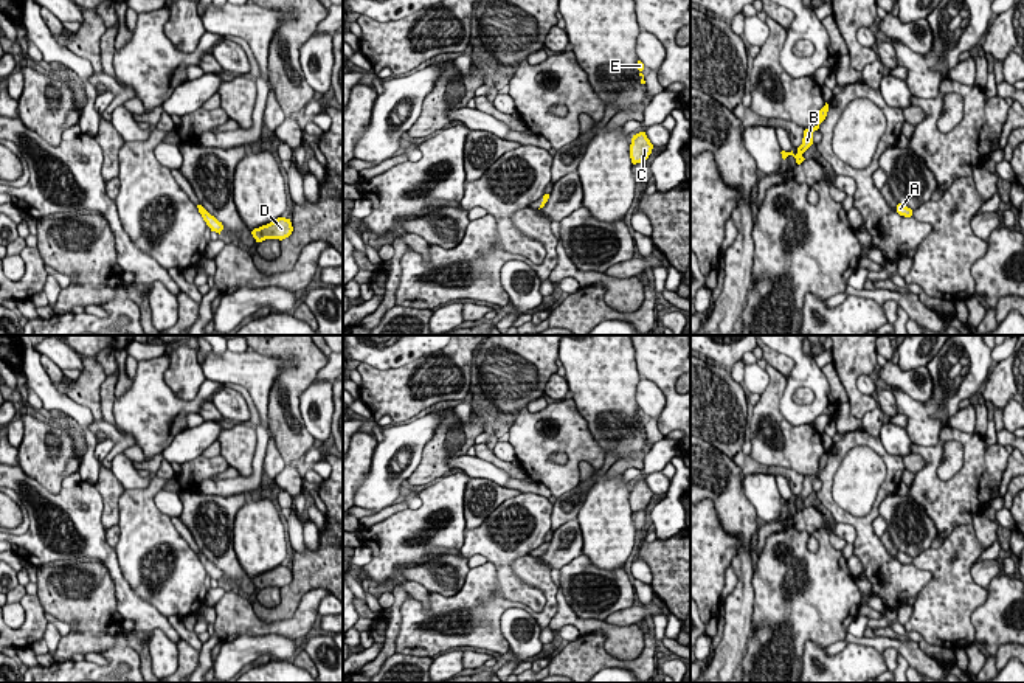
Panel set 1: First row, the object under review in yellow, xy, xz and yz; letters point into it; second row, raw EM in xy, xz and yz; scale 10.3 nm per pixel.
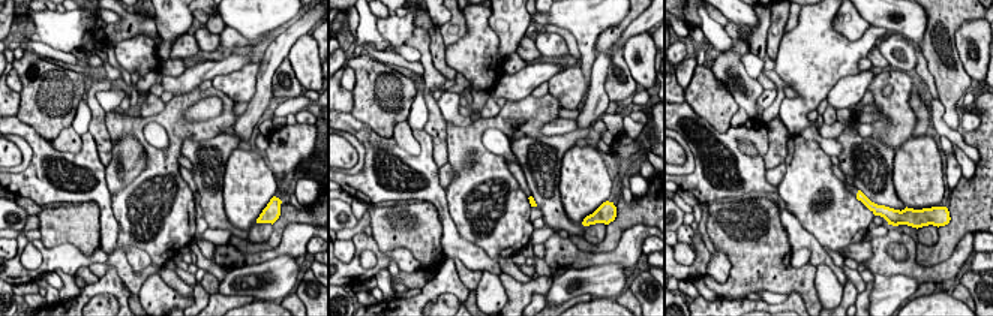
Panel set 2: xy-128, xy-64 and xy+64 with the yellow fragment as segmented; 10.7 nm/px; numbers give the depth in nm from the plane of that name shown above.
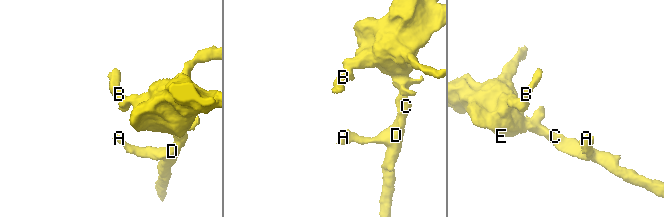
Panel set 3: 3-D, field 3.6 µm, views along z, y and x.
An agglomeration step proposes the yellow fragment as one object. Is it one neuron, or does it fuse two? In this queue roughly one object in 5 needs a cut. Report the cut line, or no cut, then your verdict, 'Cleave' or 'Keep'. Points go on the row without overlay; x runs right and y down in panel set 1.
No split. Keep

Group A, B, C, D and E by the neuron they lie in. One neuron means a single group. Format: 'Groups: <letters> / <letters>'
Groups: A B C D E

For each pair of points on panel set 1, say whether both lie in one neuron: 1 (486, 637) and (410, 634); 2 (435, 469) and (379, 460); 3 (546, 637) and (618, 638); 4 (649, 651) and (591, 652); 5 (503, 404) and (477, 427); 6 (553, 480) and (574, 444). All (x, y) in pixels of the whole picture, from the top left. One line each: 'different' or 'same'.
1: same
2: different
3: different
4: same
5: different
6: same

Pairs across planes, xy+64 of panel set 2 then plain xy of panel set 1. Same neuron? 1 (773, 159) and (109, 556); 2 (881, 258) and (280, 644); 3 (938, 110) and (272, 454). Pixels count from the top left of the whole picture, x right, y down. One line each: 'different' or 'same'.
1: different
2: different
3: same

